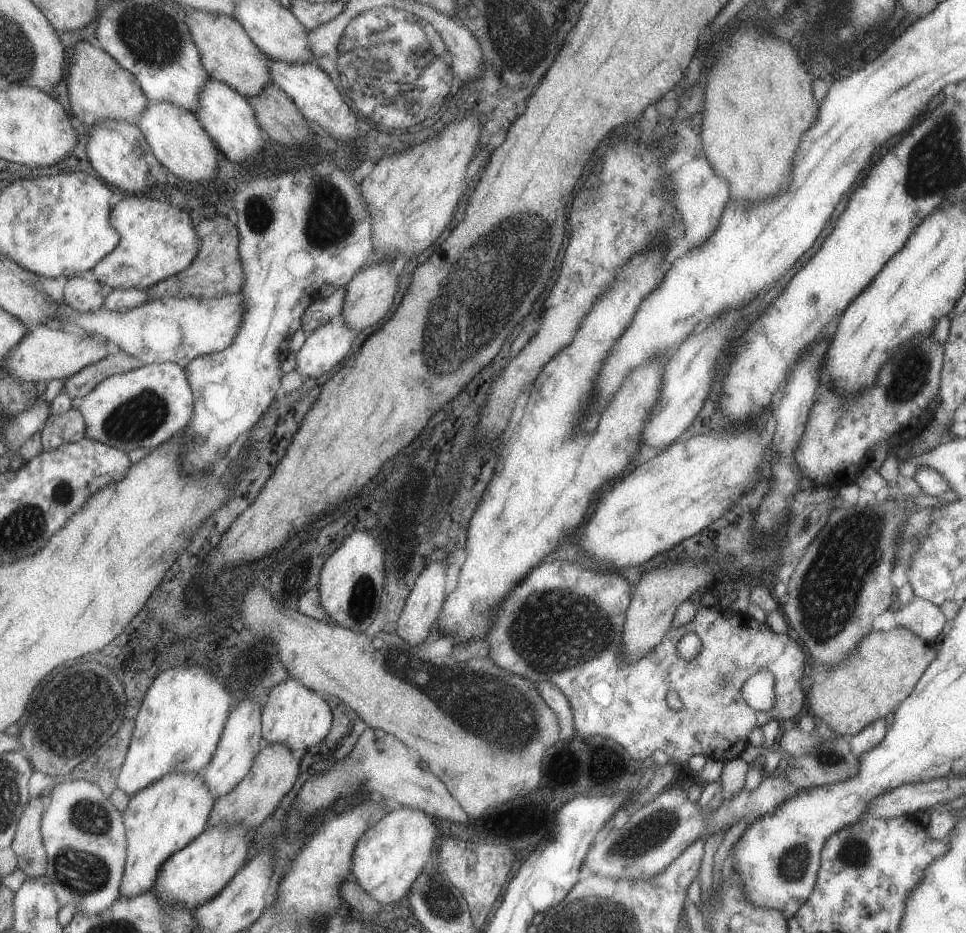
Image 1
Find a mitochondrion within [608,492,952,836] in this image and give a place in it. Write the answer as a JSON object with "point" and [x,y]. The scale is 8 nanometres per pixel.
{"point":[843,561]}

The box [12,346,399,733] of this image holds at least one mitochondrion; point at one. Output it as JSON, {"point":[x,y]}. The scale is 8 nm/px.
{"point":[138,419]}

